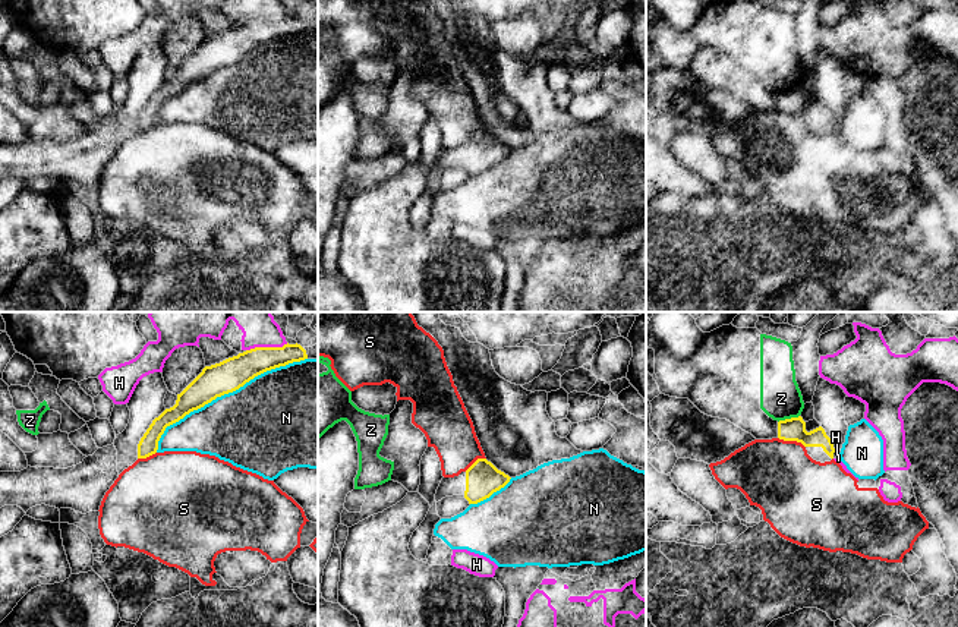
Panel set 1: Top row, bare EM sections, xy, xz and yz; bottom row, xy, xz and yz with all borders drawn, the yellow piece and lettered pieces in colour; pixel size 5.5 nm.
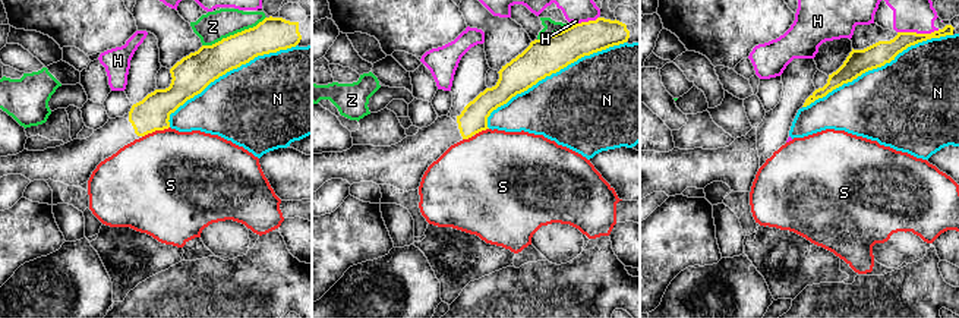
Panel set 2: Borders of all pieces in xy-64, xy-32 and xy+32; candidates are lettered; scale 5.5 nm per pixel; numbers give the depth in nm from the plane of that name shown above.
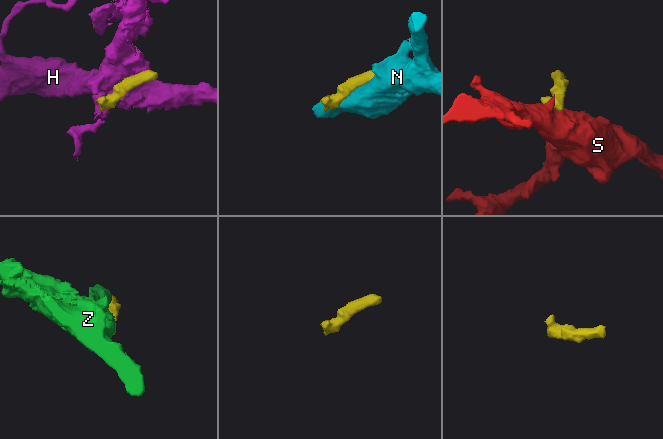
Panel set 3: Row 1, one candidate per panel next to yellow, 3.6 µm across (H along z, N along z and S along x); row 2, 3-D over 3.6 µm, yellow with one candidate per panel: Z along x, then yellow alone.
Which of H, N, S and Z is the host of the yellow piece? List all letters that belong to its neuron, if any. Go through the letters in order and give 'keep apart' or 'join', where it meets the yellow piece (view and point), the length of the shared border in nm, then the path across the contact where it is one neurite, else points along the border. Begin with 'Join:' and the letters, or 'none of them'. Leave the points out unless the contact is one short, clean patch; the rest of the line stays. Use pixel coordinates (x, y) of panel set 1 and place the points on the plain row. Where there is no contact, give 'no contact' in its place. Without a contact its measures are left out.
Join: none of them
H: keep apart; meets yellow in xy at (267, 19); contact 240 nm long
N: keep apart; meets yellow in xy at (224, 65); contact 950 nm long
S: keep apart; meets yellow in yz at (791, 112); contact 160 nm long; border along yz (778, 109), (787, 113), (799, 113), (804, 119)
Z: keep apart; meets yellow in yz at (788, 91); contact 130 nm long

